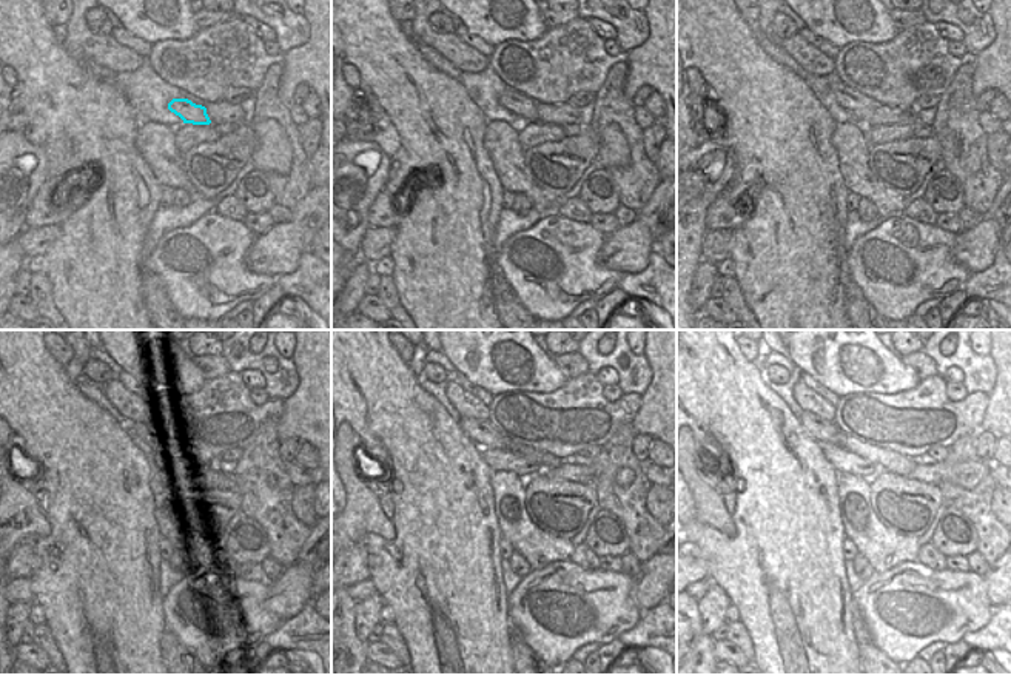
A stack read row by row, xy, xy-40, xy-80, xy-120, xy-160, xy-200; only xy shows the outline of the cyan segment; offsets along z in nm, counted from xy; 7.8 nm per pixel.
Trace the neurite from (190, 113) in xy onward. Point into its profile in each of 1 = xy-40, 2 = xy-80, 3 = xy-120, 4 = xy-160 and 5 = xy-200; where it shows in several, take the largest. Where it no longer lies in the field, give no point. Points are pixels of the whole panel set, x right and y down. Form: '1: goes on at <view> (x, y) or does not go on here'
1: goes on at xy-40 (518, 104)
2: goes on at xy-80 (848, 99)
3: goes on at xy-120 (139, 430)
4: goes on at xy-160 (481, 432)
5: goes on at xy-200 (825, 432)

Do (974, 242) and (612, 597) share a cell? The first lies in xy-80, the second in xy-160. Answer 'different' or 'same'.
different

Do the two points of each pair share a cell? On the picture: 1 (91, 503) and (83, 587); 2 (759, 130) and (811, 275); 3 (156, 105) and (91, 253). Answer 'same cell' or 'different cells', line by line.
1: same cell
2: same cell
3: different cells

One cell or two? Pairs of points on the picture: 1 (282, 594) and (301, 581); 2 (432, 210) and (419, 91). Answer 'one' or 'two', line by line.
1: one
2: one

